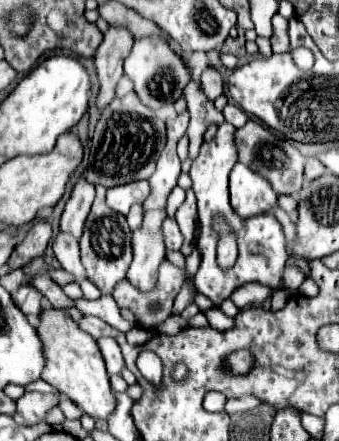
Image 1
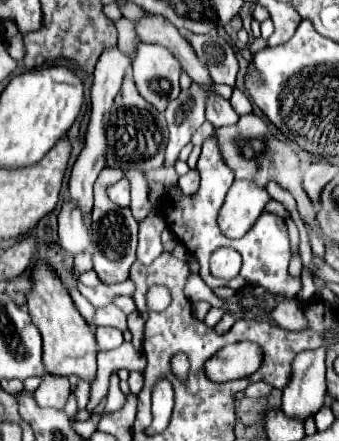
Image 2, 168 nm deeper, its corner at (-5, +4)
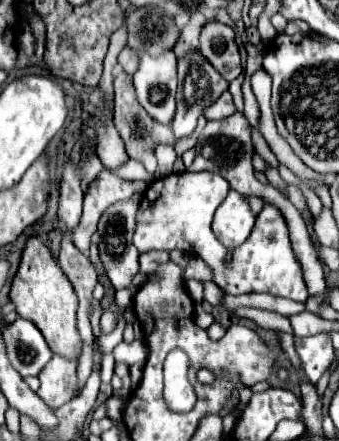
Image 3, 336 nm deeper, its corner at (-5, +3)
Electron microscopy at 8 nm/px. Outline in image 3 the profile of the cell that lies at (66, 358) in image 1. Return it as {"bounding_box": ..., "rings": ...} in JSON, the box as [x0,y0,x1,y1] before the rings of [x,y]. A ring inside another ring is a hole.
{"bounding_box":[9,235,81,357],"rings":[[[31,235],[25,243],[25,249],[23,249],[21,261],[19,261],[19,269],[11,281],[9,299],[15,305],[15,311],[19,317],[29,319],[37,325],[37,329],[43,333],[43,337],[53,353],[59,353],[63,357],[81,355],[81,337],[79,337],[77,319],[75,319],[77,295],[73,291],[71,281],[63,273],[63,269],[57,265],[57,261],[51,257],[49,249],[35,235]]]}

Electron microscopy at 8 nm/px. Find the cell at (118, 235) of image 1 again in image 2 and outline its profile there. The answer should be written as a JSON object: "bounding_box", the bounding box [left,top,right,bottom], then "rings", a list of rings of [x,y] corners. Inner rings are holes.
{"bounding_box":[91,168,137,284],"rings":[[[105,168],[99,180],[95,182],[95,206],[93,206],[93,226],[91,226],[93,242],[95,242],[93,268],[99,280],[105,284],[127,280],[127,272],[135,262],[135,248],[137,248],[137,222],[131,216],[131,210],[121,208],[107,198],[107,188],[117,180],[119,180],[119,172]]]}

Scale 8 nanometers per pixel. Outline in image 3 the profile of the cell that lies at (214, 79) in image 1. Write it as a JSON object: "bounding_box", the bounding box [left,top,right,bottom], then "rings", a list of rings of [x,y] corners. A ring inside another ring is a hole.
{"bounding_box":[201,21,241,81],"rings":[[[219,21],[207,23],[201,31],[201,49],[203,57],[215,65],[215,69],[227,79],[233,81],[241,75],[241,59],[239,49],[235,43],[235,31],[229,25],[223,25]]]}

